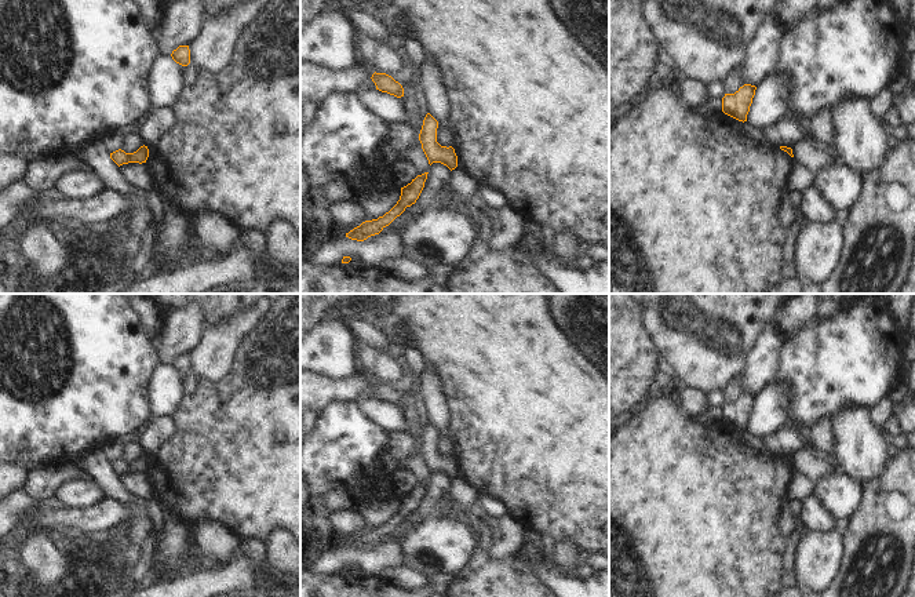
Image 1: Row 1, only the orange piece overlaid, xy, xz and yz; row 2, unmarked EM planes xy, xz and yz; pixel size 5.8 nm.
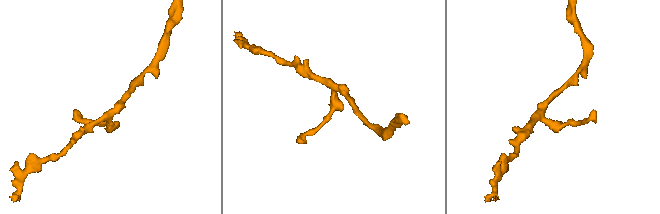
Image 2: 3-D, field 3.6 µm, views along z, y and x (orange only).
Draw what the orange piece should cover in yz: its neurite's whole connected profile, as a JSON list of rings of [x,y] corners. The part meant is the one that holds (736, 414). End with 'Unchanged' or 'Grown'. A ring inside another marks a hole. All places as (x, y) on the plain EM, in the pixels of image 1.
[[[744,393],[734,403],[725,403],[722,407],[722,421],[739,430],[747,430],[755,398],[755,394]]]. Unchanged.

